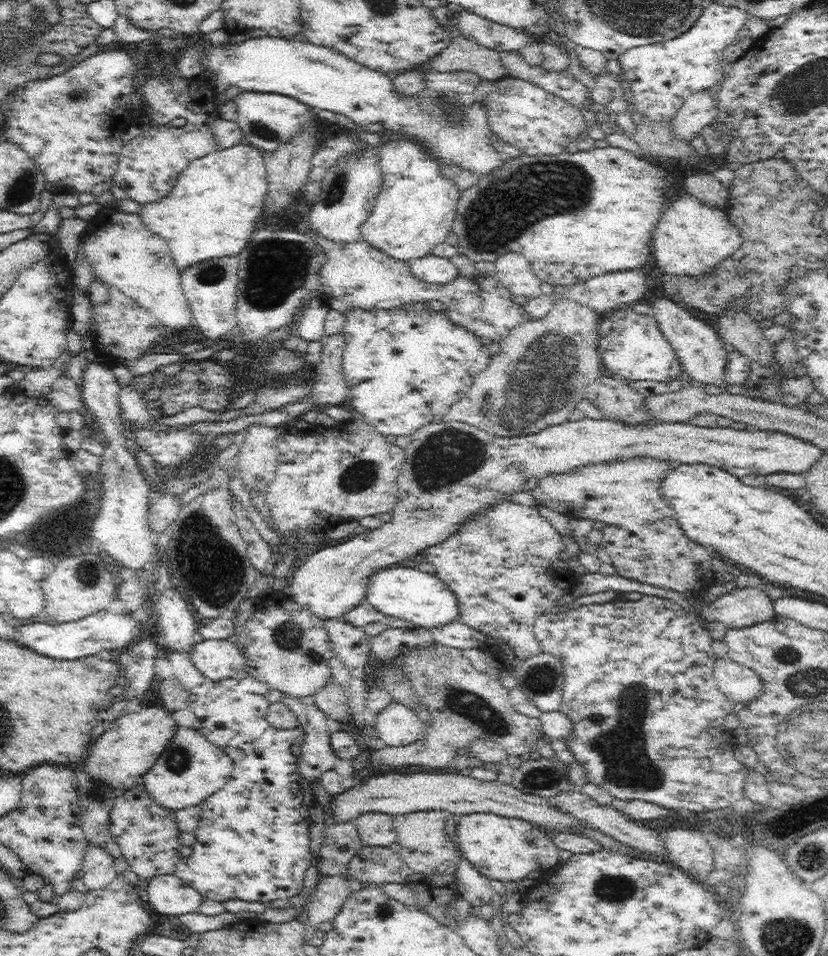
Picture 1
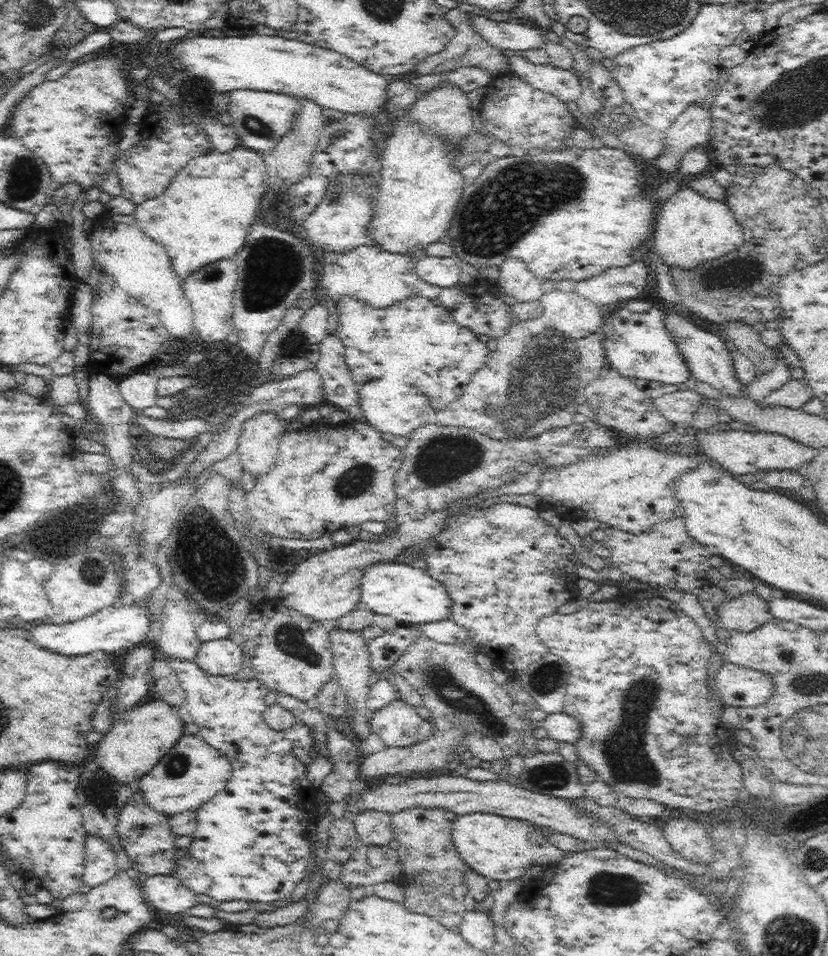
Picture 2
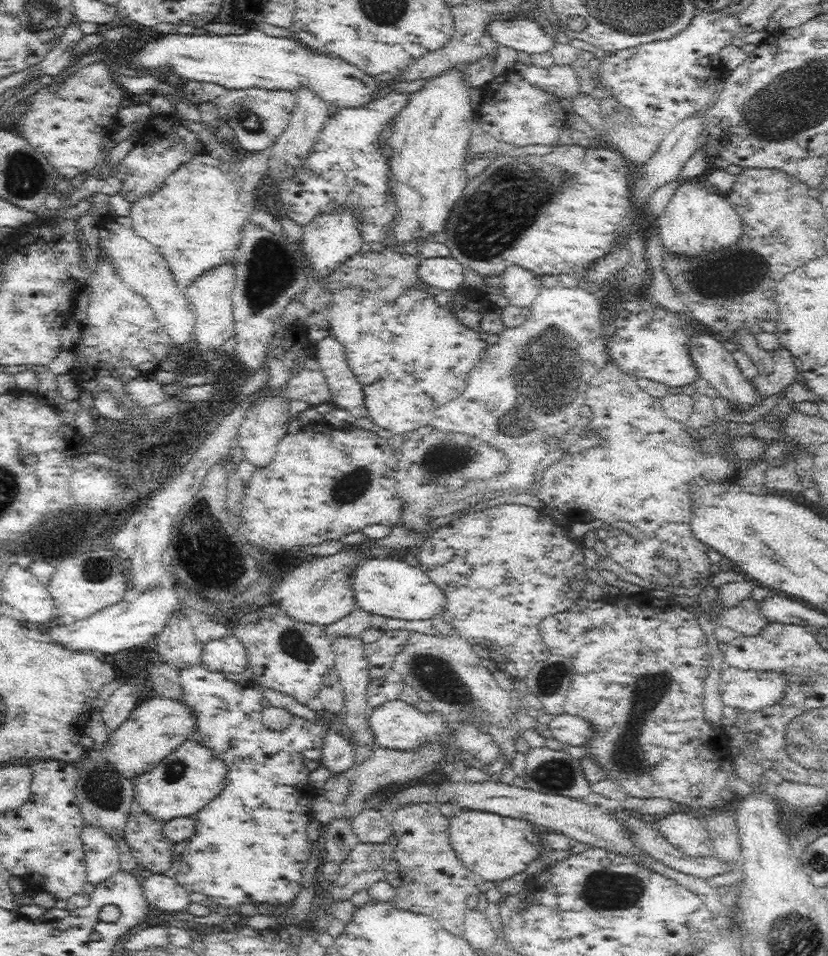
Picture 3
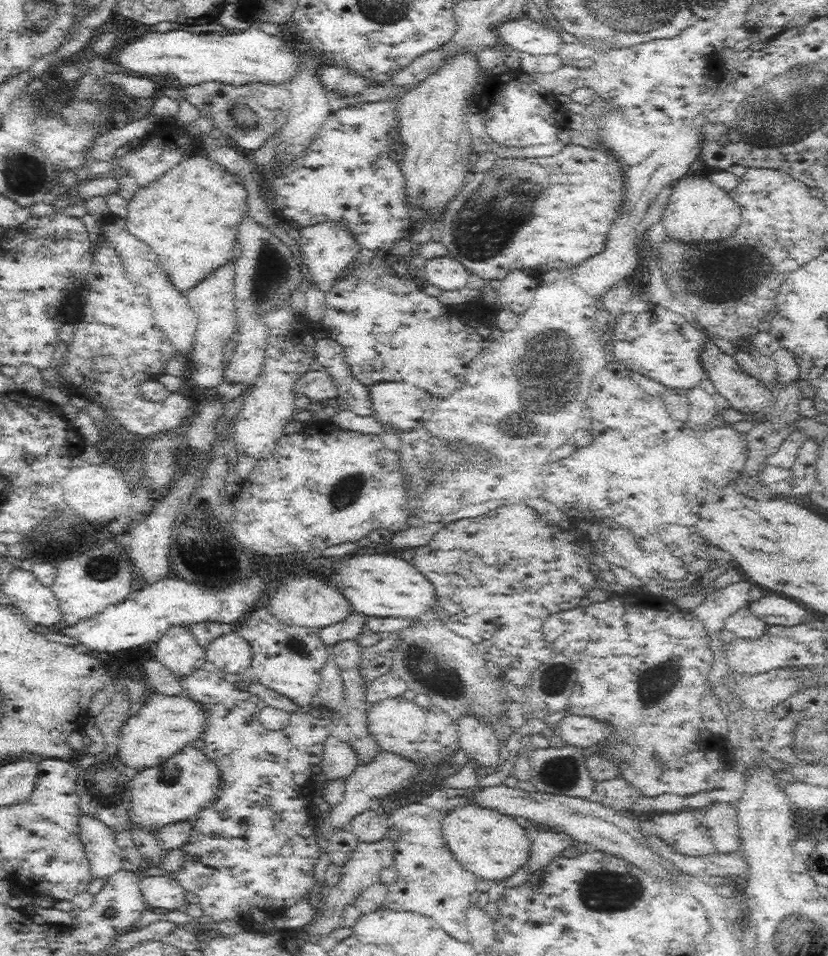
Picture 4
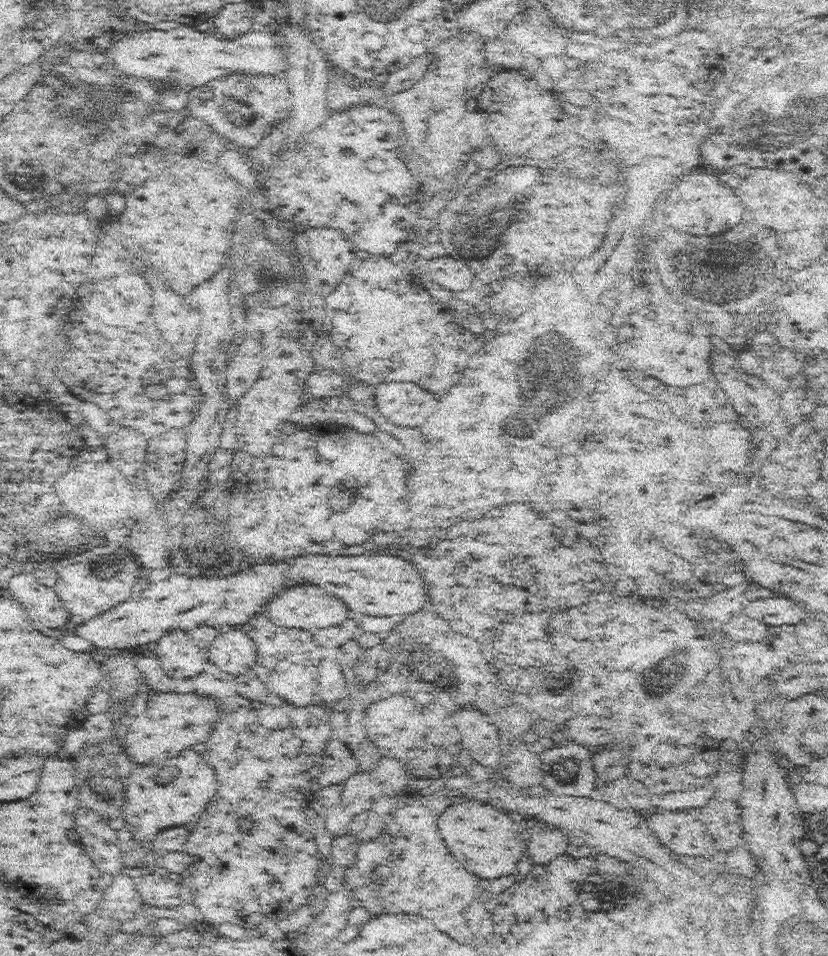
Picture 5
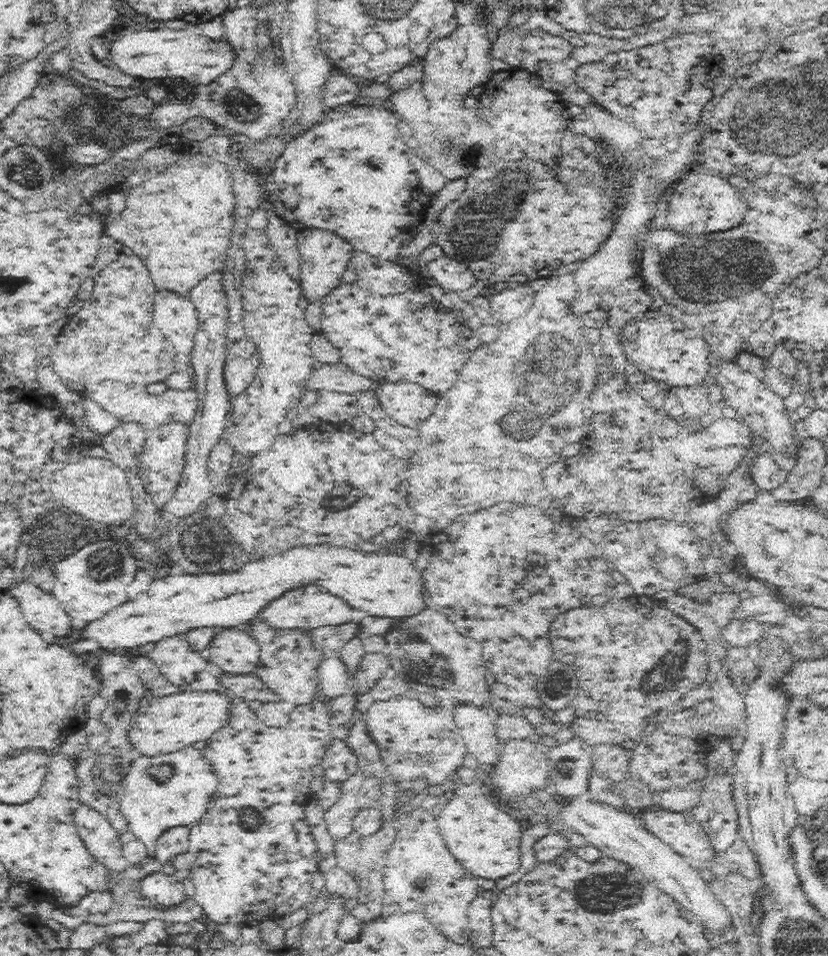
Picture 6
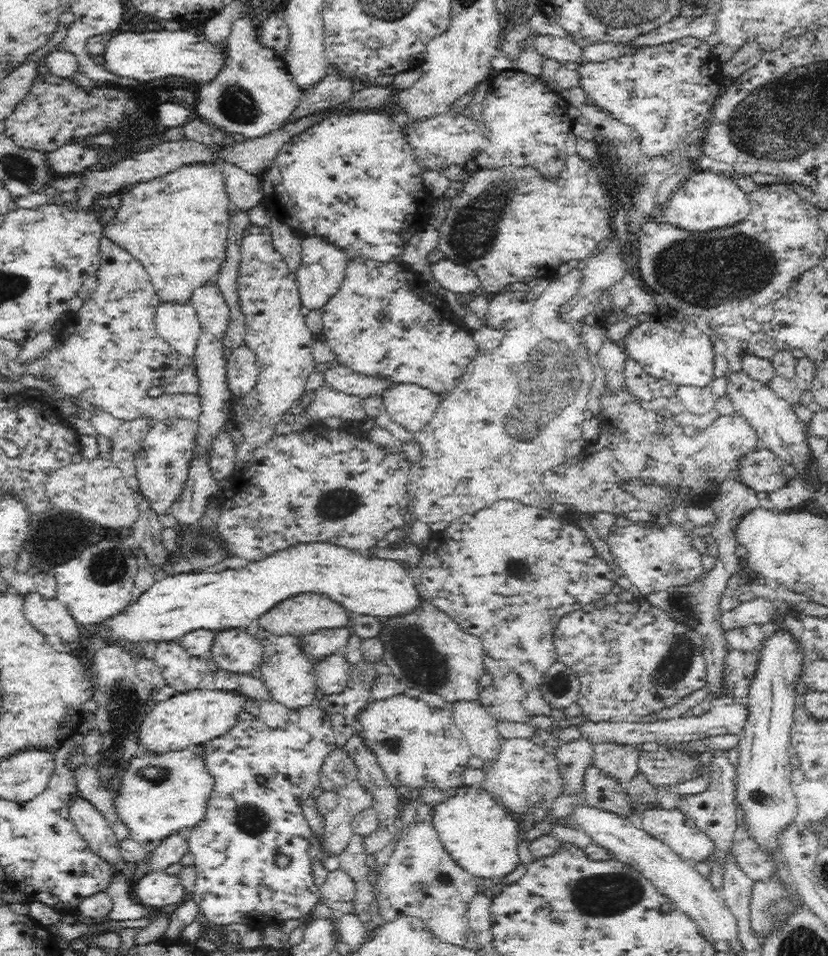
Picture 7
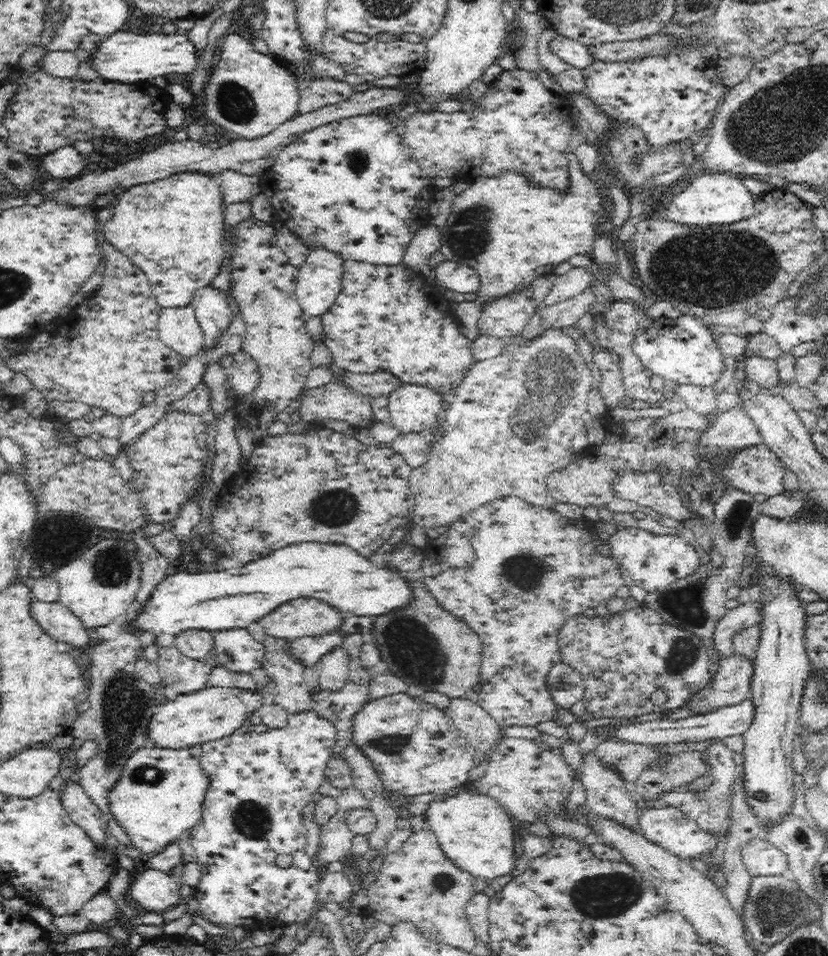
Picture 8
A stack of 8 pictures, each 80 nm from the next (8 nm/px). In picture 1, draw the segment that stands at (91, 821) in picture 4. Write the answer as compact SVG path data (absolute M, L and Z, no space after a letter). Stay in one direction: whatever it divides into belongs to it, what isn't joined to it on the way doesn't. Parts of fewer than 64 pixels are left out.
M91 845L83 858L80 877L88 890L100 890L110 884L117 875L117 860L98 846Z

